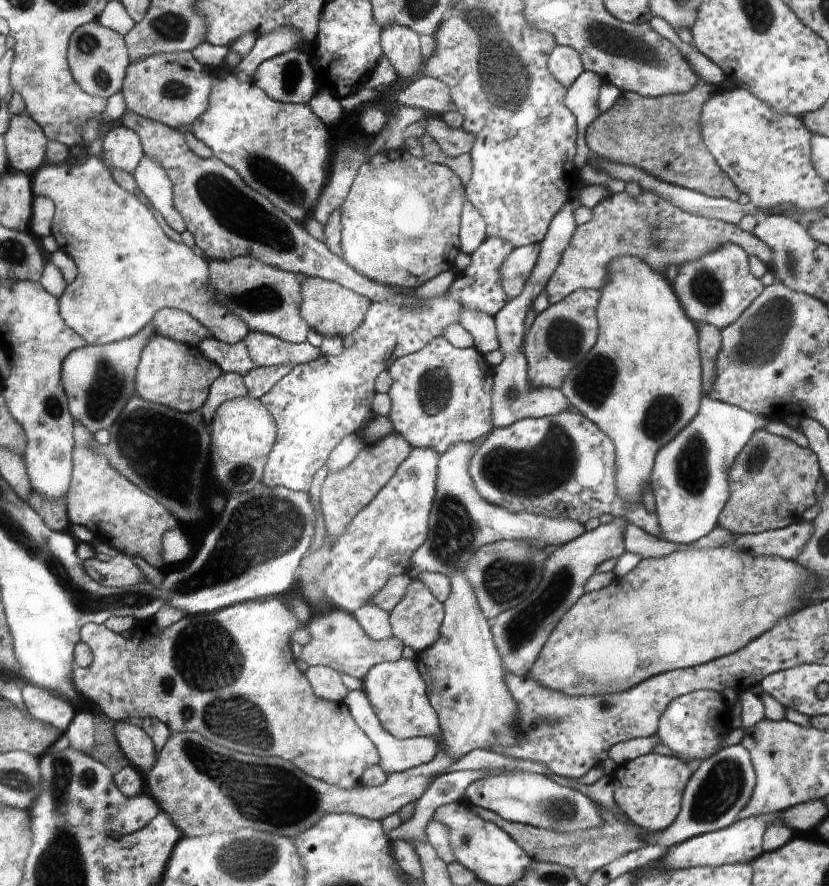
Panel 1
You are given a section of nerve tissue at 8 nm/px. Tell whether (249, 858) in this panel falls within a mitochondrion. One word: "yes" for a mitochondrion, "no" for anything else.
yes

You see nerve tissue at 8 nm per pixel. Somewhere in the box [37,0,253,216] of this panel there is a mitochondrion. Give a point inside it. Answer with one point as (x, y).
(88, 44)

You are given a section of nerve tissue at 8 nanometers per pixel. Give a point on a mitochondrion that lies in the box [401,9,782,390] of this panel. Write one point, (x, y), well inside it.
(613, 40)

